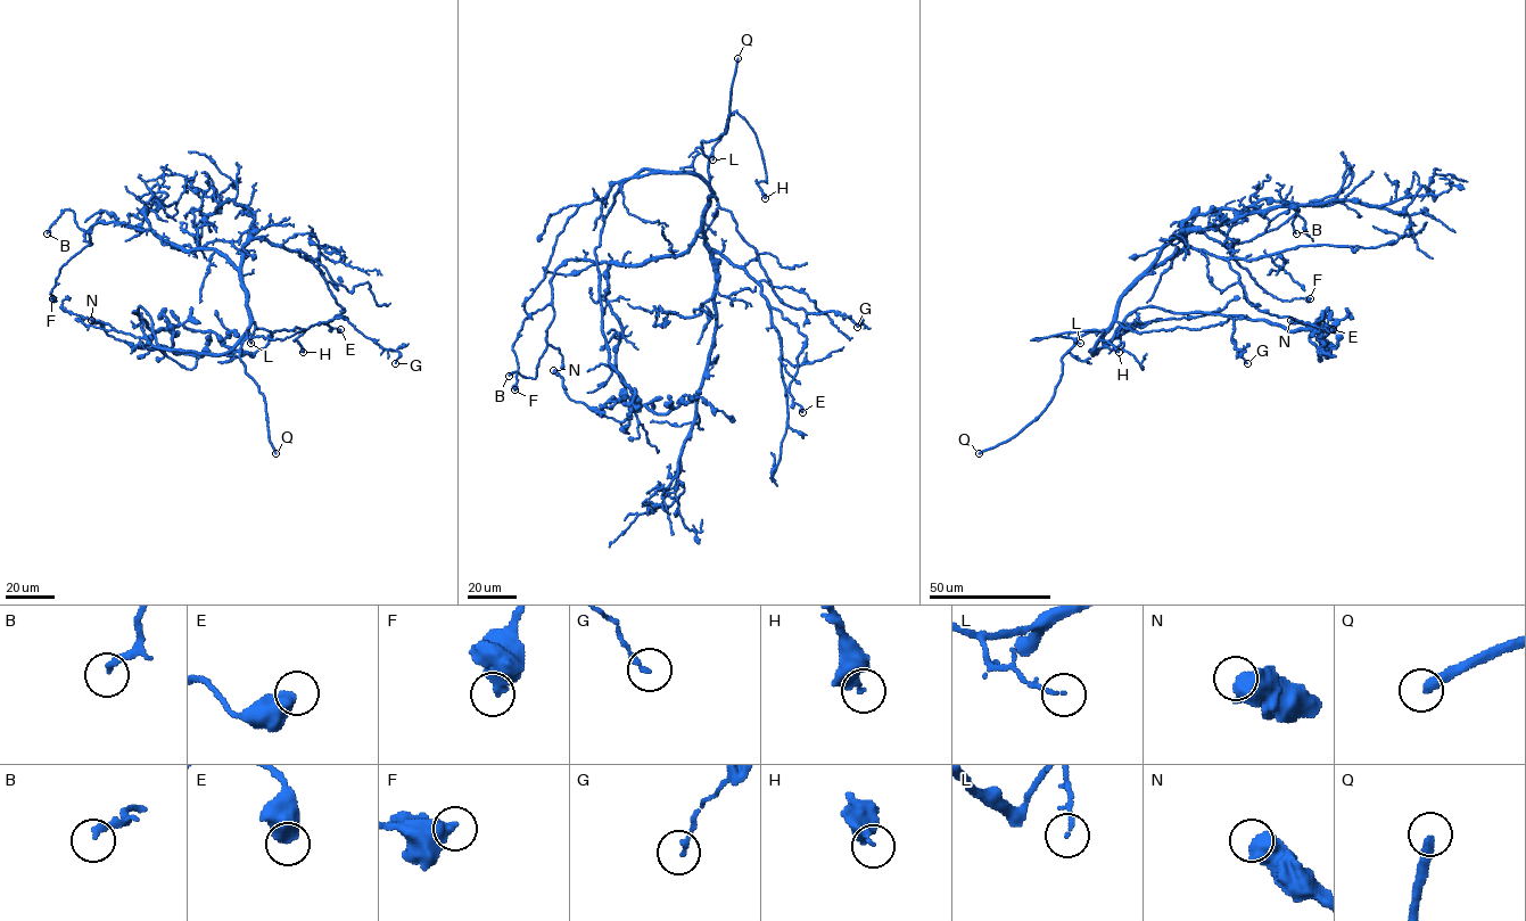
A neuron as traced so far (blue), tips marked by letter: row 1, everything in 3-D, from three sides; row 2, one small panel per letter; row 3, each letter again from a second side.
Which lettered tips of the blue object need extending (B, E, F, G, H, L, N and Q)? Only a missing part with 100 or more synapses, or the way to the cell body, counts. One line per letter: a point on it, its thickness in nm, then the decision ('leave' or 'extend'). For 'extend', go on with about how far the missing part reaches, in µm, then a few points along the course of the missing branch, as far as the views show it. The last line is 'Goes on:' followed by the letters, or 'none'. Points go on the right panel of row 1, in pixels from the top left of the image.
B: (1296, 233) | 220 nm | leave
E: (1333, 329) | 600 nm | leave
F: (1310, 298) | 550 nm | leave
G: (1247, 363) | 160 nm | leave
H: (1119, 352) | 280 nm | leave
L: (1080, 343) | 120 nm | leave
N: (1291, 320) | 750 nm | leave
Q: (979, 453) | 340 nm | extend | 50 µm
Goes on: Q

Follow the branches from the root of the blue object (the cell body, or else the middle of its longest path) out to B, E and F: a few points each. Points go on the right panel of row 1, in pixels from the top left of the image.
B: (1110, 330), (1120, 298), (1185, 245), (1180, 222), (1229, 245), (1277, 229), (1298, 210), (1292, 222), (1296, 233)
E: (1110, 330), (1120, 298), (1176, 237), (1223, 257), (1238, 273), (1244, 297), (1256, 309), (1333, 329)
F: (1110, 330), (1120, 298), (1185, 245), (1180, 222), (1221, 243), (1256, 282), (1277, 298), (1310, 298)

